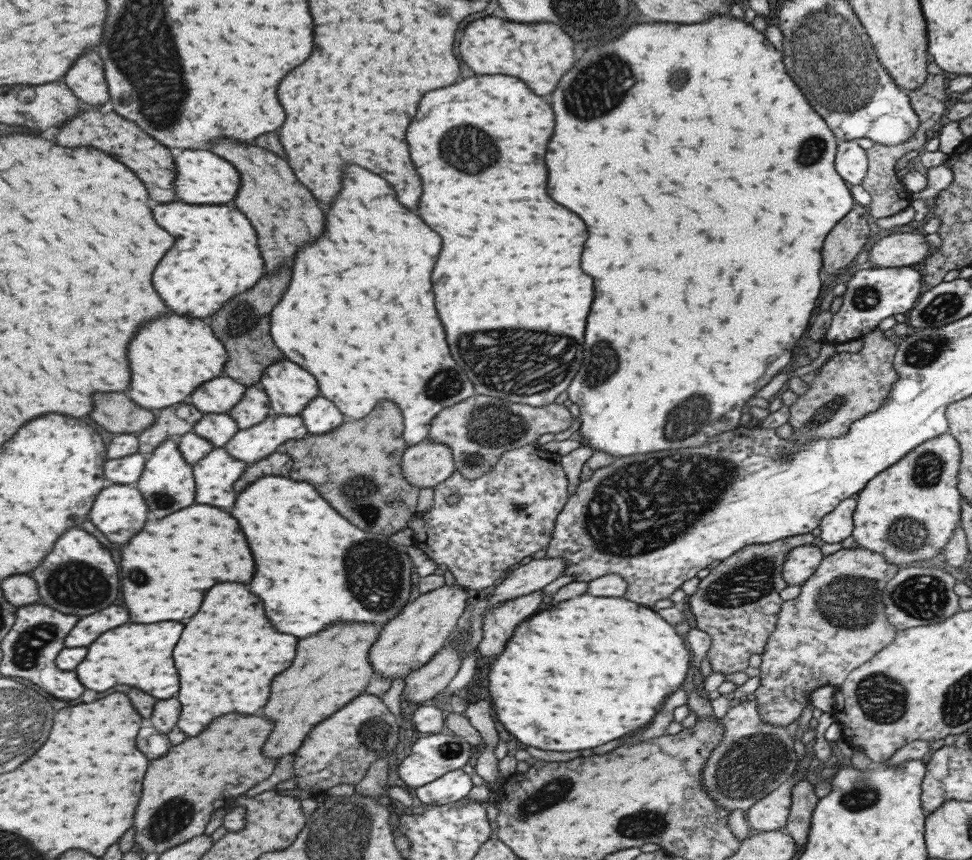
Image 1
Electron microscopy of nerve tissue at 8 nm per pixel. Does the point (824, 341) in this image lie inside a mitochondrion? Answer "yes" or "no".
no

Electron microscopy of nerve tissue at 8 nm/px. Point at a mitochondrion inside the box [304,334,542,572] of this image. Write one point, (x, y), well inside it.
(491, 425)

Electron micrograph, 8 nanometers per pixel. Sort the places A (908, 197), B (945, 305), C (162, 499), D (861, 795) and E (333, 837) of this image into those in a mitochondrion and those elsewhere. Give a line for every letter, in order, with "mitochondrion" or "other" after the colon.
A: other
B: mitochondrion
C: mitochondrion
D: mitochondrion
E: mitochondrion

